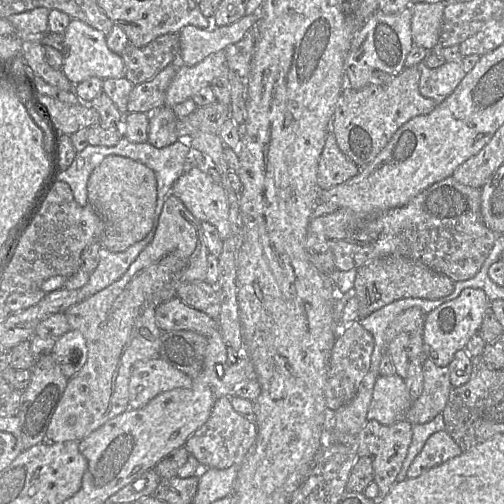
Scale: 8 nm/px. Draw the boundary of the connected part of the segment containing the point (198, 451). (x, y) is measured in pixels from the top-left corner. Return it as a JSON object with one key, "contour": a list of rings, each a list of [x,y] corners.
{"contour":[[[223,396],[215,402],[208,420],[188,438],[185,448],[204,468],[226,469],[243,462],[256,437],[256,423],[233,409],[231,397]]]}

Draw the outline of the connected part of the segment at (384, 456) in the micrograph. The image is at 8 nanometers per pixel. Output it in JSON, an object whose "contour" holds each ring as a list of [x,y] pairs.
{"contour":[[[376,420],[367,421],[363,429],[356,436],[356,453],[359,457],[368,456],[372,459],[374,482],[379,487],[378,500],[384,499],[396,483],[402,464],[407,456],[412,441],[412,424],[400,421],[393,425],[383,425]]]}

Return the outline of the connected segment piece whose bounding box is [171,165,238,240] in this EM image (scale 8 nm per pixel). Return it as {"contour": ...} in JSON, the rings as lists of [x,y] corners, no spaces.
{"contour":[[[188,165],[174,183],[171,193],[182,201],[197,220],[215,226],[222,240],[238,232],[238,224],[230,220],[225,188],[213,182],[199,167]]]}

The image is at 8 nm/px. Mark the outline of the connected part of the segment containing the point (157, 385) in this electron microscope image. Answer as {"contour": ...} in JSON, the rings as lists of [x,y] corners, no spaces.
{"contour":[[[161,358],[140,360],[133,364],[129,380],[129,408],[139,409],[160,393],[190,388],[193,378]]]}

